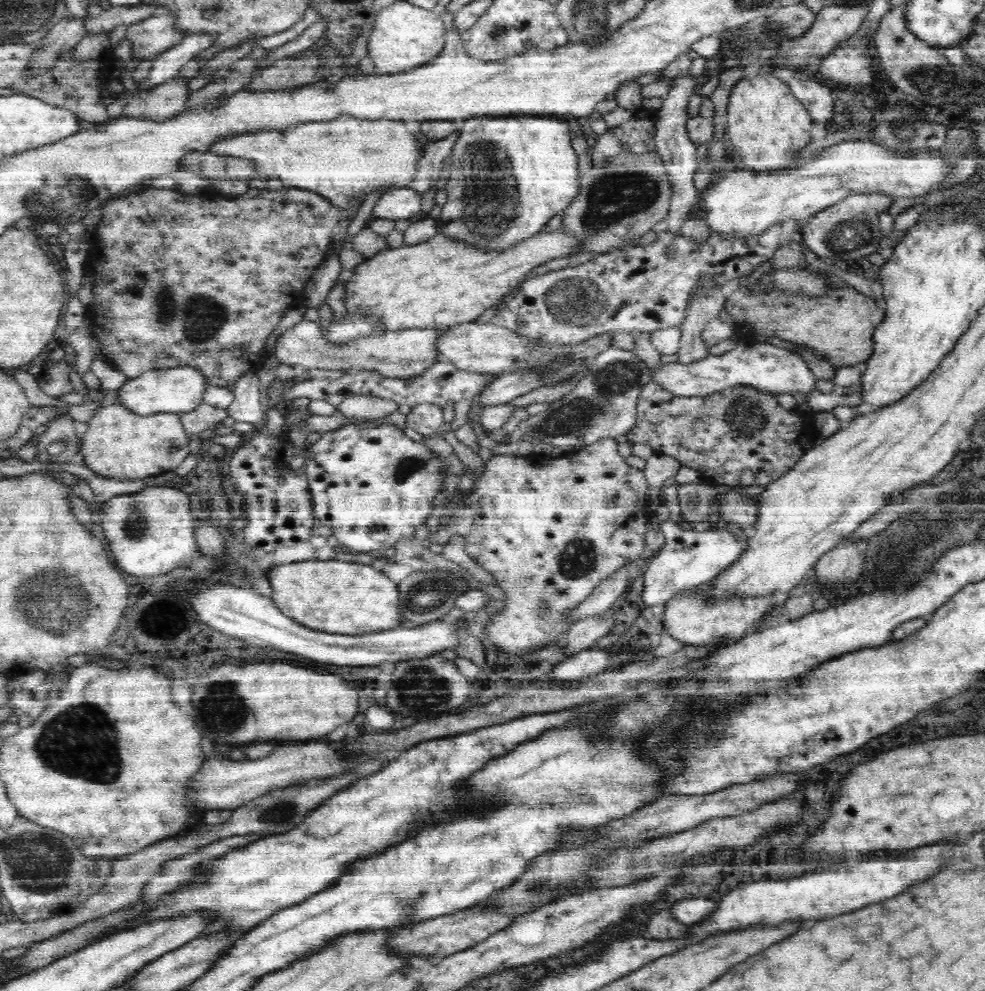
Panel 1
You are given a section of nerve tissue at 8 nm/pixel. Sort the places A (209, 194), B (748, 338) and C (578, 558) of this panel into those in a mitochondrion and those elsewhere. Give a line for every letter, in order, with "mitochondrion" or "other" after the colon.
A: other
B: other
C: mitochondrion

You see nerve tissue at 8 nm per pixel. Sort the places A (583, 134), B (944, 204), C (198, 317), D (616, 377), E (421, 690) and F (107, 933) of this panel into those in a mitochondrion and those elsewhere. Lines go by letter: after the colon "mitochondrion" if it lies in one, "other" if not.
A: other
B: other
C: mitochondrion
D: mitochondrion
E: mitochondrion
F: other

